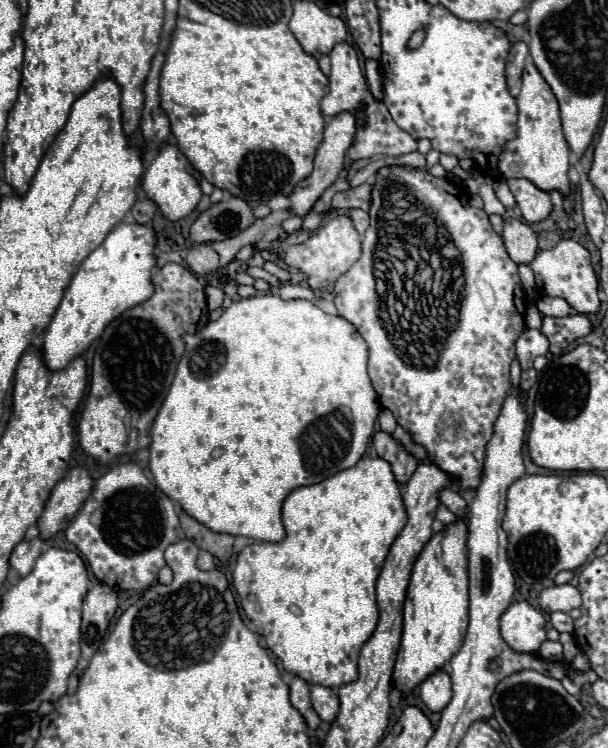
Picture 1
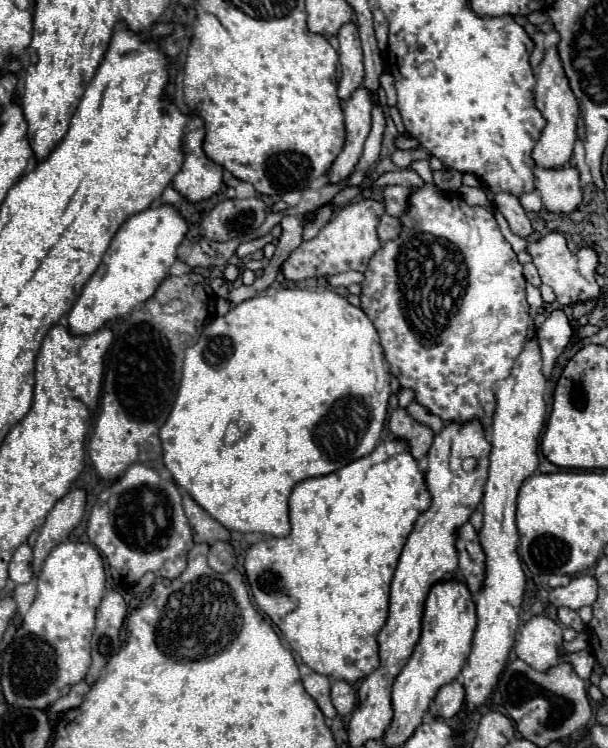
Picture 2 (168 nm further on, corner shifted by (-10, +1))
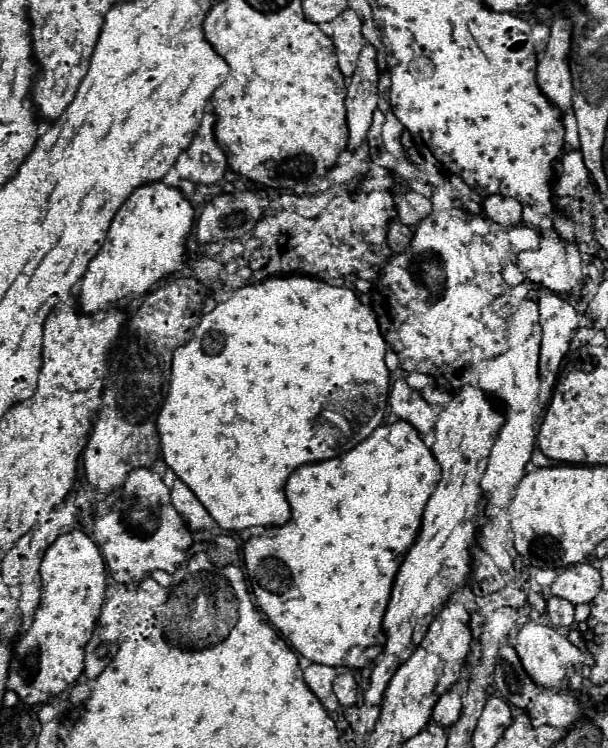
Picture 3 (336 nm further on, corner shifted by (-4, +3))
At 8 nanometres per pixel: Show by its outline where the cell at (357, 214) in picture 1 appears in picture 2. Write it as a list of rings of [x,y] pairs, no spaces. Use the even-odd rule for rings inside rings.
[[[384,213],[378,223],[378,237],[382,243],[386,243],[386,241],[394,239],[394,235],[398,235],[398,219]]]

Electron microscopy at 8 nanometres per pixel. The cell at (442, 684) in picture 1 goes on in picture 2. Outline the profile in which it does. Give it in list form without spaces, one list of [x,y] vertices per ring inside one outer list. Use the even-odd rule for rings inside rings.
[[[450,681],[444,687],[440,687],[440,691],[434,697],[438,715],[442,719],[450,719],[454,717],[462,705],[464,705],[464,687],[458,681]]]

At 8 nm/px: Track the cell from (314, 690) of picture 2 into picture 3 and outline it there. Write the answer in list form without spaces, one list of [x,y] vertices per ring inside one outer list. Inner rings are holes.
[[[310,663],[304,671],[304,683],[308,685],[308,689],[318,697],[318,701],[328,709],[336,709],[338,707],[338,701],[336,697],[332,695],[332,681],[336,677],[336,671],[334,667],[328,667],[328,665],[320,665],[320,663]]]

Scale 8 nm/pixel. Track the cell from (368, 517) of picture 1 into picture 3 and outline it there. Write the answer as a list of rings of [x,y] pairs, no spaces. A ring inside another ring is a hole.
[[[396,421],[394,425],[378,427],[370,437],[366,437],[348,455],[328,459],[328,461],[320,461],[320,463],[312,463],[312,465],[304,465],[304,467],[296,469],[290,475],[290,479],[286,481],[286,487],[284,487],[284,497],[290,505],[288,523],[284,527],[272,527],[272,529],[266,529],[264,533],[260,533],[256,537],[250,537],[244,543],[242,551],[244,551],[244,563],[246,563],[250,589],[254,593],[254,599],[256,599],[258,607],[268,615],[268,619],[292,643],[296,653],[300,653],[302,657],[306,657],[314,663],[322,663],[322,665],[330,665],[330,667],[340,667],[342,665],[342,667],[352,667],[352,669],[360,669],[372,659],[368,653],[372,649],[378,649],[384,643],[384,633],[382,633],[380,625],[382,625],[384,603],[386,603],[386,597],[390,593],[390,583],[394,579],[394,573],[396,573],[398,565],[402,563],[404,555],[408,553],[408,549],[414,543],[414,537],[418,533],[418,519],[420,519],[422,507],[424,507],[424,503],[428,501],[428,497],[432,495],[432,491],[436,487],[438,473],[440,473],[440,465],[436,463],[432,453],[424,447],[424,443],[420,439],[420,433],[410,423]]]

